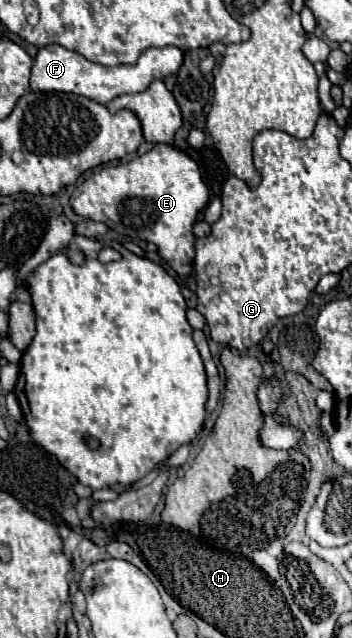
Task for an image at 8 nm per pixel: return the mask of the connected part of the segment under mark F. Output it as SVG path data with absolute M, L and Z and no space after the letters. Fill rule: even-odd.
M46 45L38 51L34 59L30 87L32 91L64 91L64 93L84 95L96 103L110 103L118 95L144 91L154 79L166 79L178 73L182 61L184 61L184 53L174 45L144 49L134 65L116 65L116 67L92 63L80 53L70 51L62 45Z

